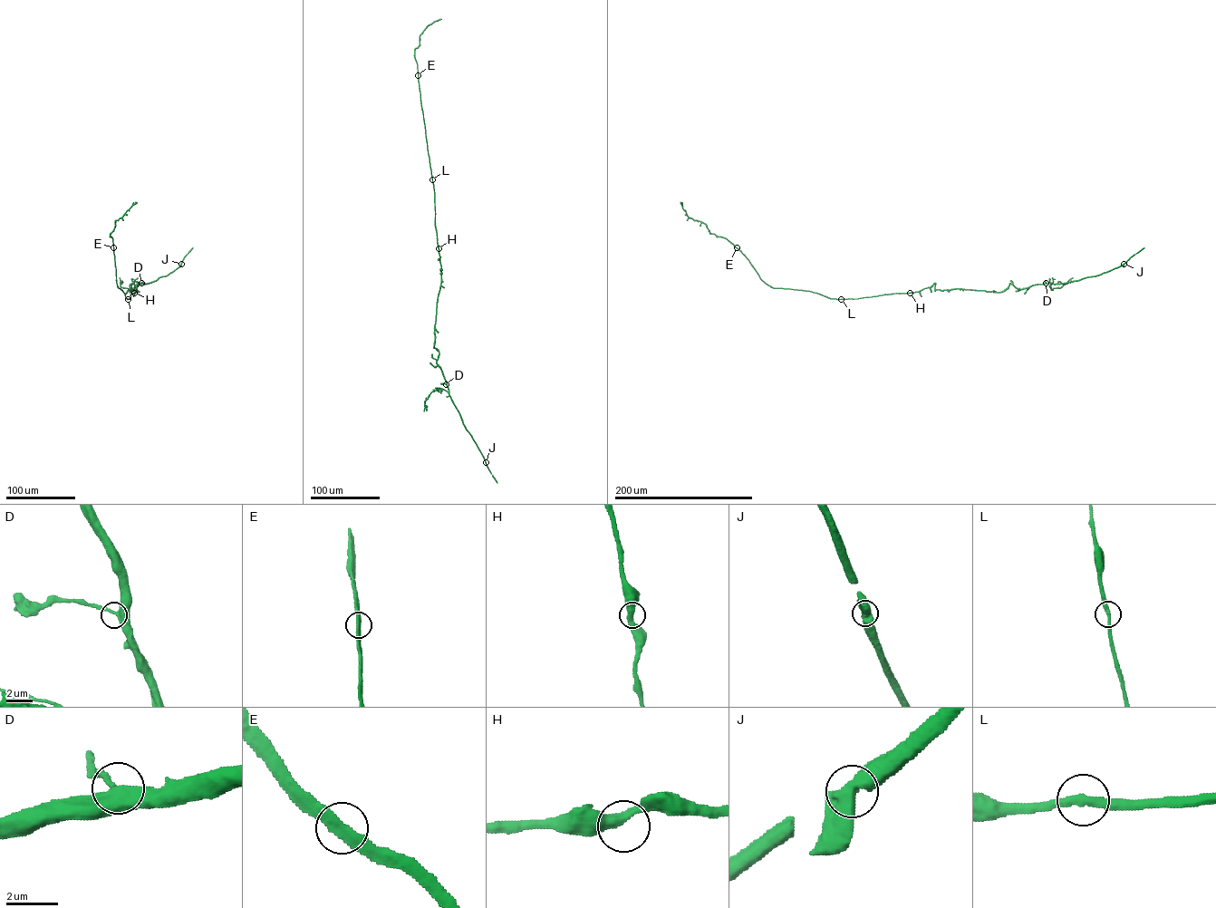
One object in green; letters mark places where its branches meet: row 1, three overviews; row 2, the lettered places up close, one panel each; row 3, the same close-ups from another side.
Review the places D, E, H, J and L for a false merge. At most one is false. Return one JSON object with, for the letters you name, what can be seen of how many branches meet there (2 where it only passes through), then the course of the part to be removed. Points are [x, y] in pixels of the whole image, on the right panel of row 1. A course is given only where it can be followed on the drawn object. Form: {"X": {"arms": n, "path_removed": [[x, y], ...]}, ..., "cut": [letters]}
{"cut": []}

